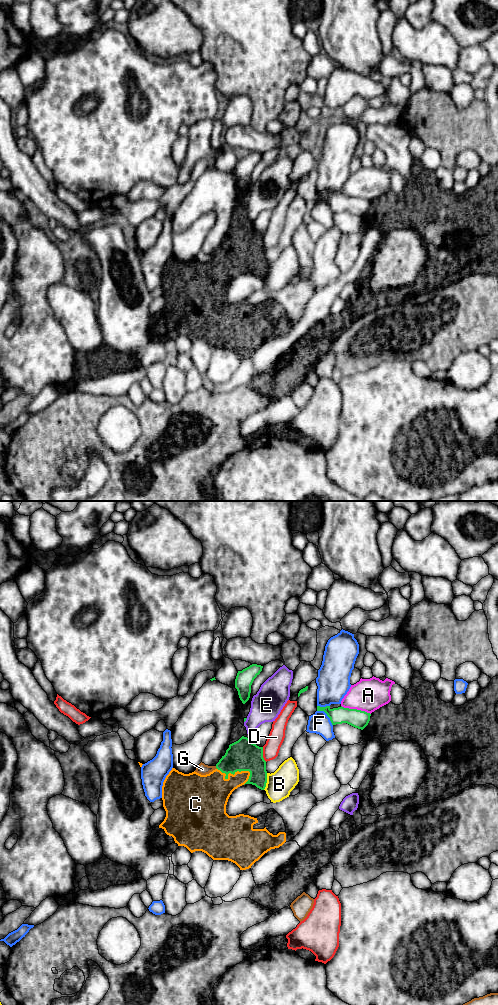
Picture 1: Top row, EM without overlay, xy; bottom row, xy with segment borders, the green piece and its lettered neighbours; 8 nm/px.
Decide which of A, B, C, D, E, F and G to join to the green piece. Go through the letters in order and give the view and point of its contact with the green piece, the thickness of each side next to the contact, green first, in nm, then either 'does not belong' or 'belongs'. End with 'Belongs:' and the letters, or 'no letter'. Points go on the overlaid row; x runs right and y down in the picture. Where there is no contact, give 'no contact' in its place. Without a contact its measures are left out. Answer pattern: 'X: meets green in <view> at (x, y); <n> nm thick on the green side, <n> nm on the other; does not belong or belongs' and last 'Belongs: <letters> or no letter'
A: meets green in xy at (356, 709); 150 nm thick on the green side, 260 nm on the other; does not belong
B: meets green in xy at (266, 781); 220 nm thick on the green side, 220 nm on the other; does not belong
C: meets green in xy at (234, 773); 260 nm thick on the green side, 300 nm on the other; belongs
D: meets green in xy at (262, 754); 260 nm thick on the green side, 130 nm on the other; does not belong
E: meets green in xy at (245, 720); 20 nm thick on the green side, 240 nm on the other; does not belong
F: meets green in xy at (327, 715); 140 nm thick on the green side, 170 nm on the other; does not belong
G: meets green in xy at (216, 767); 260 nm thick on the green side, 90 nm on the other; does not belong
Belongs: C

